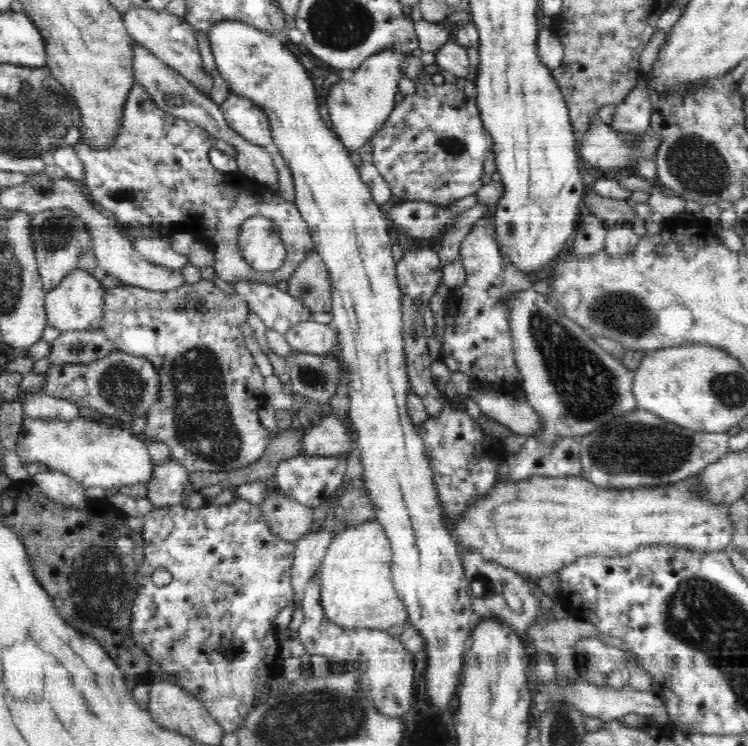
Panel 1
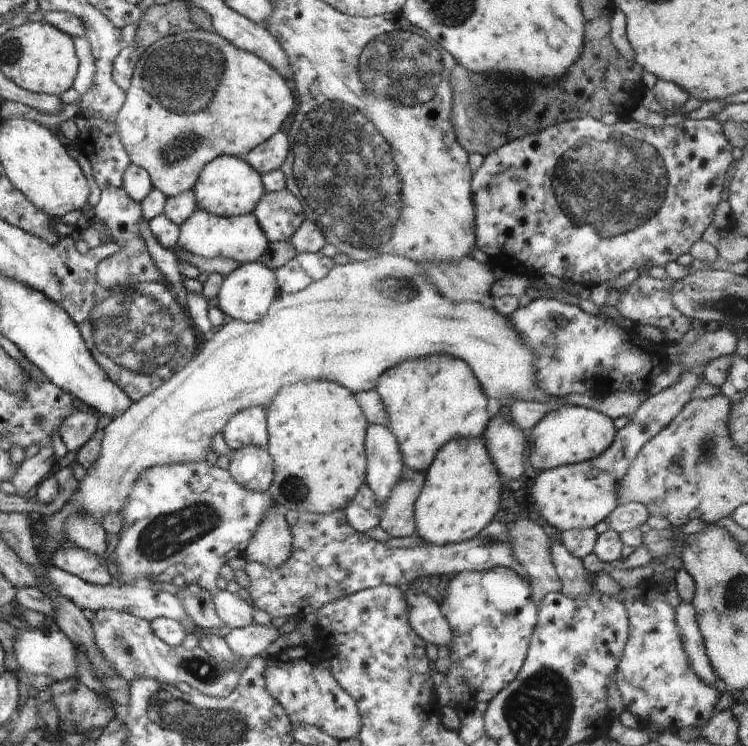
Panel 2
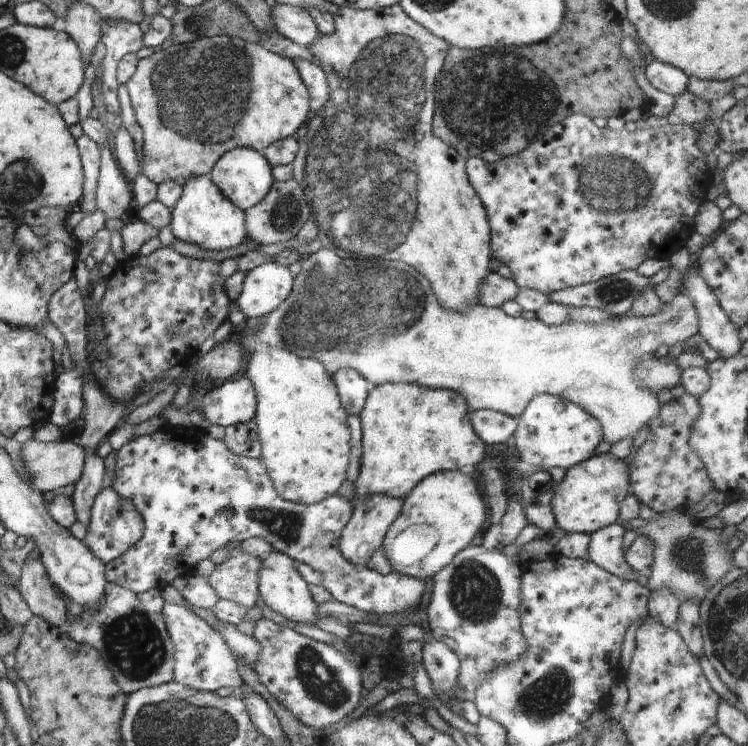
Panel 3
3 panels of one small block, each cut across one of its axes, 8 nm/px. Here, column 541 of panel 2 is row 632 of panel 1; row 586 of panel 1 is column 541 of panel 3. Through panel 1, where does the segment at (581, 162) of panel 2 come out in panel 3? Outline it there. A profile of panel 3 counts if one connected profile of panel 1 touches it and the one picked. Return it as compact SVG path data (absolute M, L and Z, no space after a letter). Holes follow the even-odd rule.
M572 112L562 122L551 126L540 139L532 141L519 153L507 155L493 163L481 158L470 157L465 162L465 169L476 194L486 209L491 230L491 256L502 265L508 266L513 280L519 287L528 287L544 294L599 281L601 278L618 274L621 270L637 270L638 266L648 258L668 259L673 253L686 247L689 238L695 231L695 216L698 208L707 200L706 194L712 185L712 171L706 165L706 154L697 145L699 128L693 125L664 124L659 127L644 127L635 131L629 129L614 130L610 127L598 127L588 114Z

